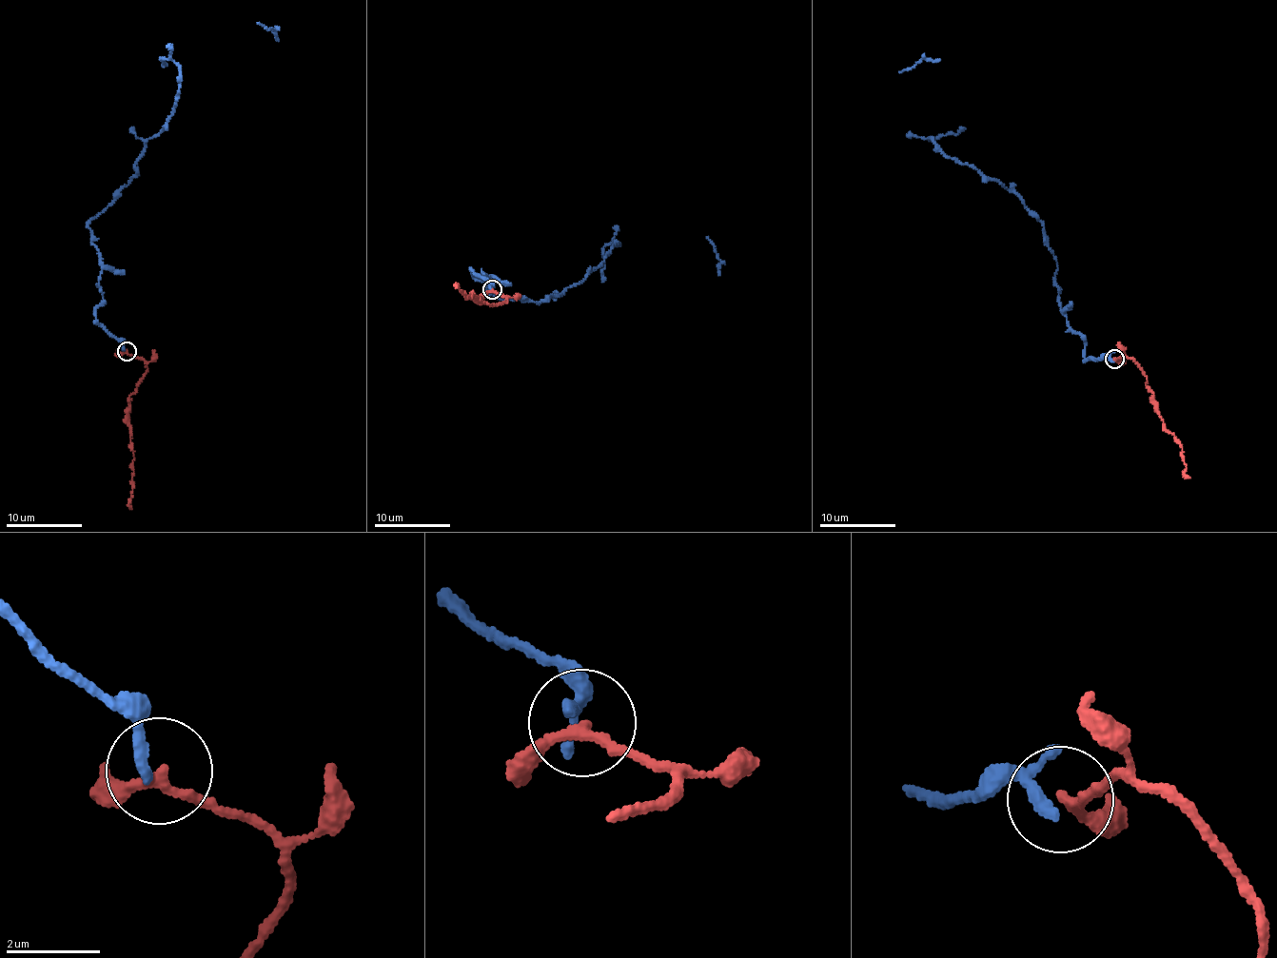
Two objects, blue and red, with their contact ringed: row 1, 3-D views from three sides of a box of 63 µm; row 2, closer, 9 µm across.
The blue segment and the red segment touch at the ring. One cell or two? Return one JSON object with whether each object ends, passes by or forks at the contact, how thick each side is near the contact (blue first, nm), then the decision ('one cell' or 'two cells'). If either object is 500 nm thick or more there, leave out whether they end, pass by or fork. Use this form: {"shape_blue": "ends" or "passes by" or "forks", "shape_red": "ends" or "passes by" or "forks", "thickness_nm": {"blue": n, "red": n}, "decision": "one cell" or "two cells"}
{"shape_blue": "ends", "shape_red": "passes by", "thickness_nm": {"blue": 280, "red": 200}, "decision": "one cell"}

